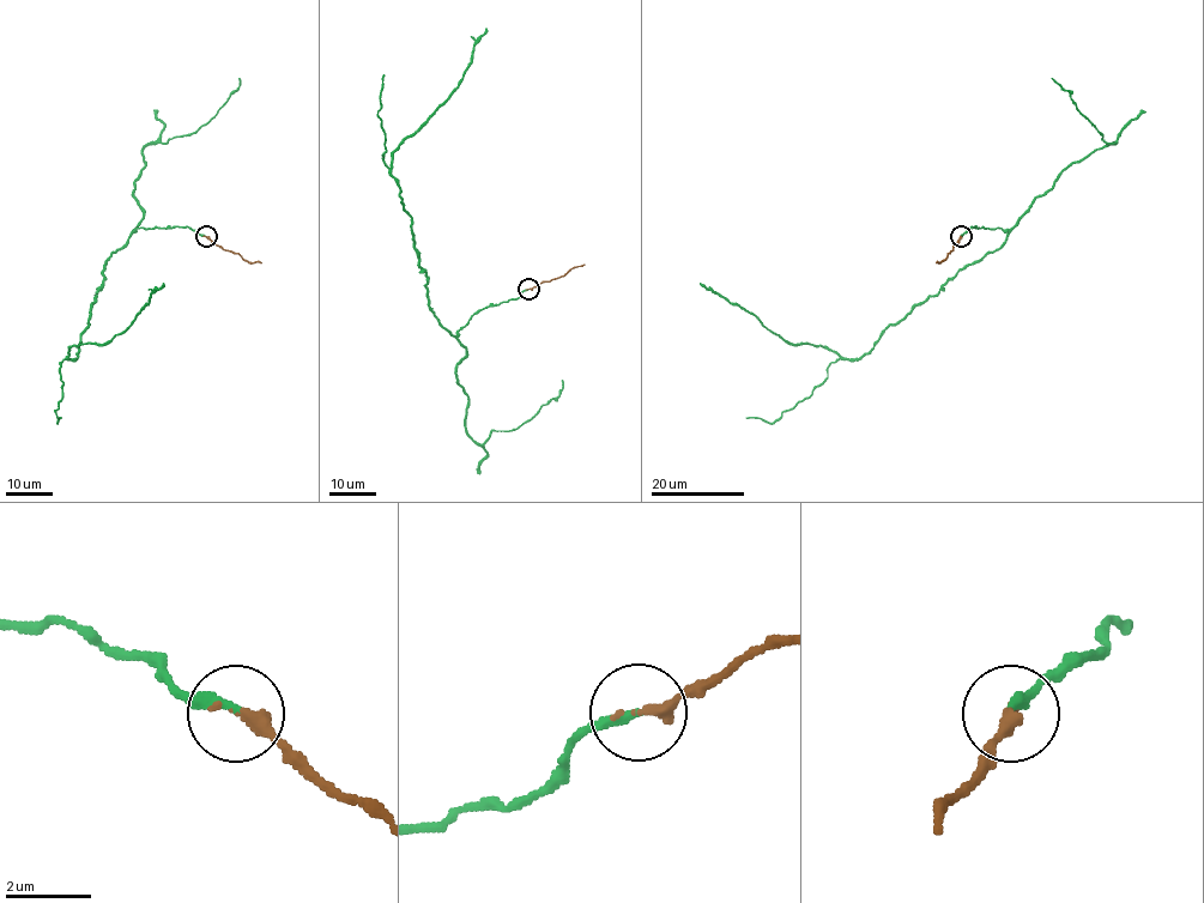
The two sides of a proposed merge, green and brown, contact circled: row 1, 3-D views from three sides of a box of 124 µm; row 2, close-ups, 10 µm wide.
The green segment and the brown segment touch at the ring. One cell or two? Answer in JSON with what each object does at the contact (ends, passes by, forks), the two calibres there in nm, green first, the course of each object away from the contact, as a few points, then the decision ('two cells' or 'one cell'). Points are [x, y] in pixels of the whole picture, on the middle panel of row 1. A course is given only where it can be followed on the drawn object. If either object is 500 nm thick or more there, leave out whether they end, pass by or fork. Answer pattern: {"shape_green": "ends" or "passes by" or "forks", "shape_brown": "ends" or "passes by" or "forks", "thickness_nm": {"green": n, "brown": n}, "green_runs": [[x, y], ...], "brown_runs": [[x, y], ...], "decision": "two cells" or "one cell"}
{"shape_green": "ends", "shape_brown": "ends", "thickness_nm": {"green": 240, "brown": 320}, "green_runs": [[528, 289], [478, 310], [452, 335], [429, 305], [411, 216], [392, 169], [394, 150], [461, 82], [485, 29]], "brown_runs": [[528, 289], [584, 264]], "decision": "one cell"}

